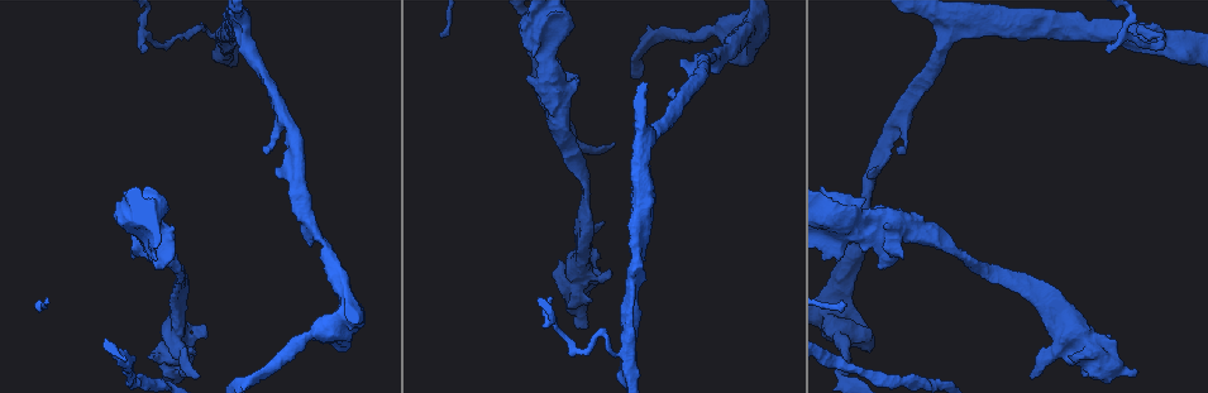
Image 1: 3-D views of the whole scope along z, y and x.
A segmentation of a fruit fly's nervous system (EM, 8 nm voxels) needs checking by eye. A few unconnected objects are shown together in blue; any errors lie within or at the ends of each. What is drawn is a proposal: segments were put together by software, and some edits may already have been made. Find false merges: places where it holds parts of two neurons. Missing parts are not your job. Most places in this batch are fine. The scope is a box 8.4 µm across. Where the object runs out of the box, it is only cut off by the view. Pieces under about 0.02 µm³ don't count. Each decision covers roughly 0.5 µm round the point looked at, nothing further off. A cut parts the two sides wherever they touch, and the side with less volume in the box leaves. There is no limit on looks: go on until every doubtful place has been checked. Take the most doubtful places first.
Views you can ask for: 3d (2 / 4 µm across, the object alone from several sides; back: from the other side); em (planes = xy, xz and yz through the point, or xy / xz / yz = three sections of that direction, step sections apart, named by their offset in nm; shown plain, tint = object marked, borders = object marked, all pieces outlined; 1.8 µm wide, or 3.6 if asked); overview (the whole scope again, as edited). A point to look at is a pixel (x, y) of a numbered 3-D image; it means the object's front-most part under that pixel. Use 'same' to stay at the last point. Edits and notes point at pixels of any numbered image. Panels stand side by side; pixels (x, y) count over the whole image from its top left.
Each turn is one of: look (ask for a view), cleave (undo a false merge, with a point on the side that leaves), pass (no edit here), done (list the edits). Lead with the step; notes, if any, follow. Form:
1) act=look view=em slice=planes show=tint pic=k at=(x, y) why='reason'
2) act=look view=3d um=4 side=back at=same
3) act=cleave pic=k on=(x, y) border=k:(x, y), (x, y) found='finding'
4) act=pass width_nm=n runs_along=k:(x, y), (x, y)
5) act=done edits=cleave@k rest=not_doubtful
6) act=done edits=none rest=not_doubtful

act=look view=em slice=planes show=tint pic=1 at=(627, 355) why='abrupt turn'

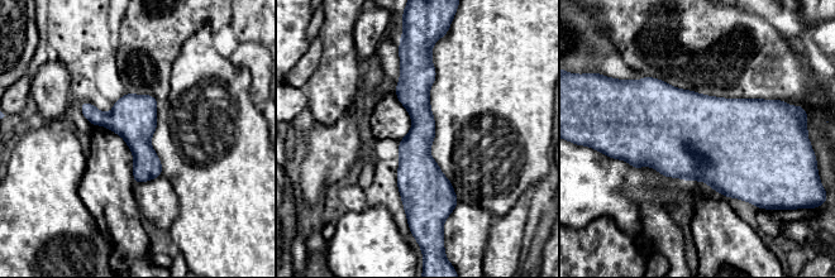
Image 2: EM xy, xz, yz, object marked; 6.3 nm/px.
act=pass runs_along=2:(411, 61), (420, 111), (424, 212) found='all the same neuron'

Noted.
act=look view=3d um=4 pic=1 at=(548, 85) why='two arms in line, one across'

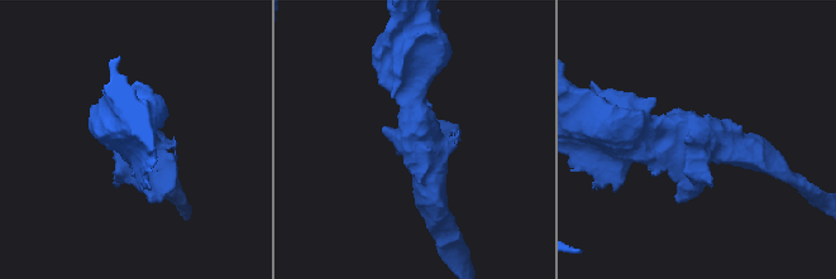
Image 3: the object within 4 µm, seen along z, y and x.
act=look view=em um=3.6 slice=xz step=16 show=tint pic=3 at=(416, 140) why='now the EM'

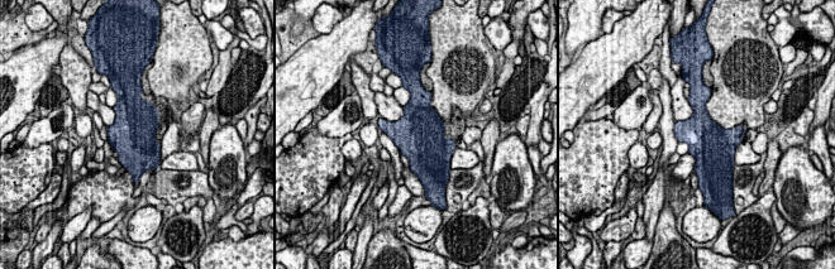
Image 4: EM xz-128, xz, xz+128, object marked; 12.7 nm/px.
act=pass found='continuous, no second neuron'

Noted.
act=look view=3d um=2 pic=1 at=(175, 338) why='sharp bend'

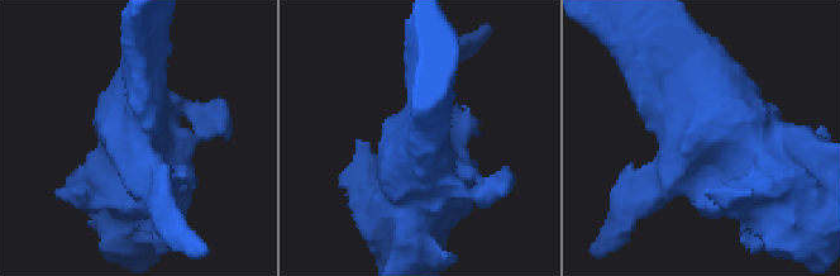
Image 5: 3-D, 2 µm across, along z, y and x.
act=look view=em slice=planes show=tint pic=5 at=(422, 175)

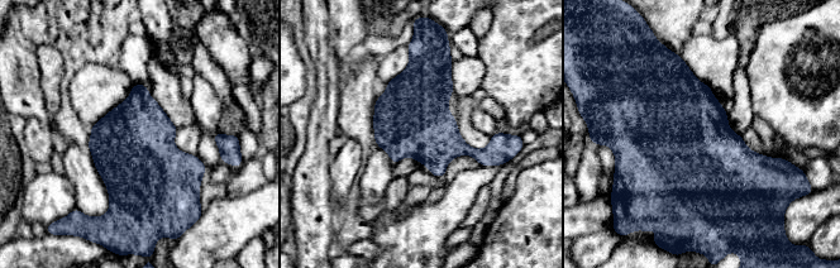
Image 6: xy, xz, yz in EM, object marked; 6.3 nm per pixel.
act=pass found='one neuron here'

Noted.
act=done edits=none rest=not_doubtful

